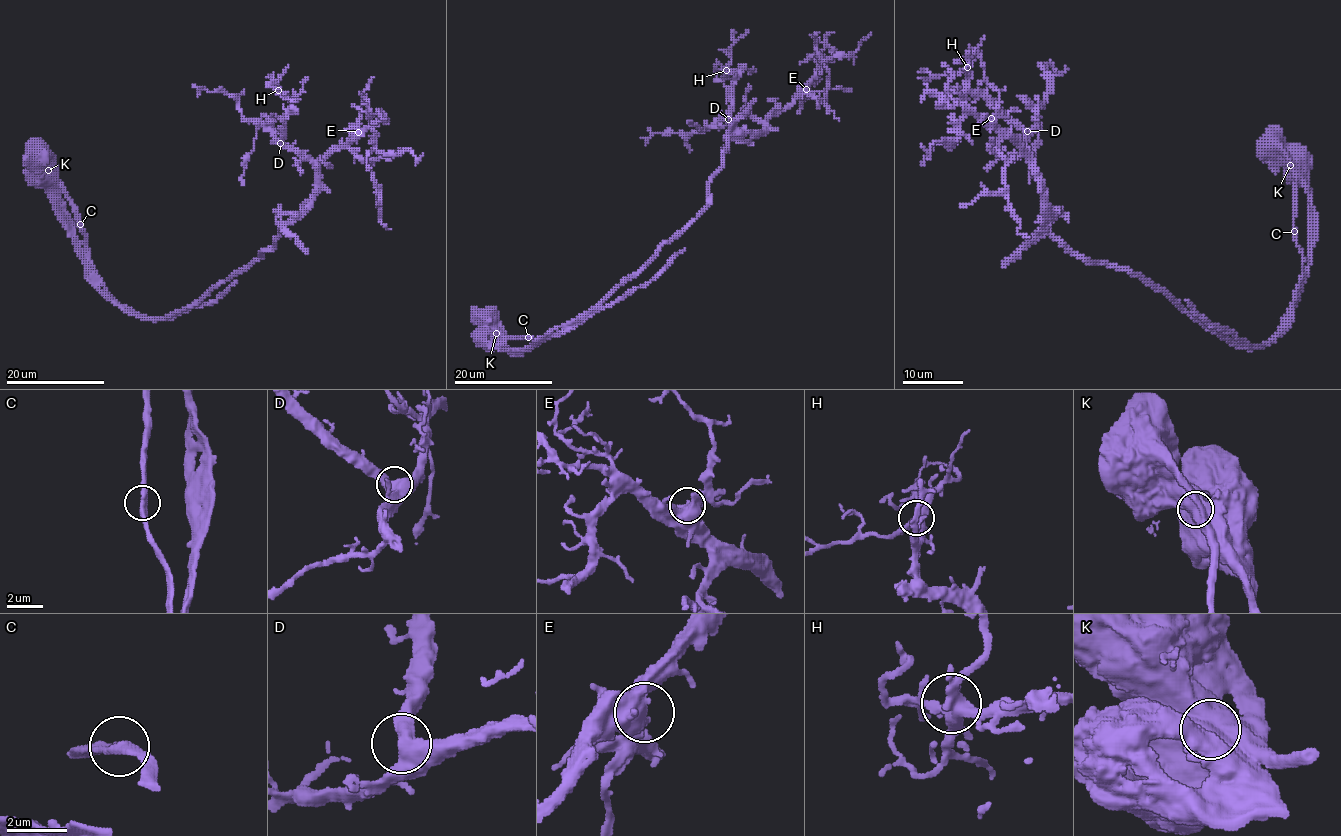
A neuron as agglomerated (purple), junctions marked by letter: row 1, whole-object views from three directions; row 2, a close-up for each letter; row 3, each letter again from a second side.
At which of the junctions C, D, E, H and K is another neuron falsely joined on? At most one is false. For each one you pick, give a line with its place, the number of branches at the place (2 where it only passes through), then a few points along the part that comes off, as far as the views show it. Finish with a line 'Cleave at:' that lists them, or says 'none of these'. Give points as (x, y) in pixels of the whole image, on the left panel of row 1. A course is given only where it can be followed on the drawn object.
K: (48, 170) | 1 | (47, 170), (75, 215), (91, 274), (121, 304), (149, 318), (170, 318), (215, 302), (237, 281)
Cleave at: K

